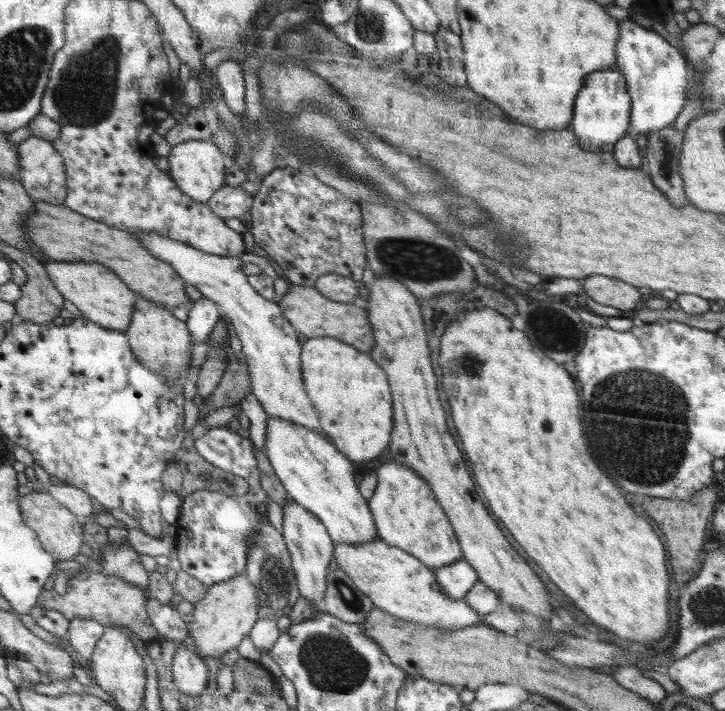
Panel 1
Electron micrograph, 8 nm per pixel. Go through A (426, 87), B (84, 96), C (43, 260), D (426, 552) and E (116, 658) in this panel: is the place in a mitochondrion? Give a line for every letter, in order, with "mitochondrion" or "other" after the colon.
A: mitochondrion
B: mitochondrion
C: other
D: other
E: other

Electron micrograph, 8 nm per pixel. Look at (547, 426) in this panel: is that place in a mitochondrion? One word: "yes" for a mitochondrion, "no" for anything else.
no

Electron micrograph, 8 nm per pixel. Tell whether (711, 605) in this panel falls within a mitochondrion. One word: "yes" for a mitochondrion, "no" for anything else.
yes

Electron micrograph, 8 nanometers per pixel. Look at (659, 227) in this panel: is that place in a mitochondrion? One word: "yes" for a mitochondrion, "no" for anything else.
no

